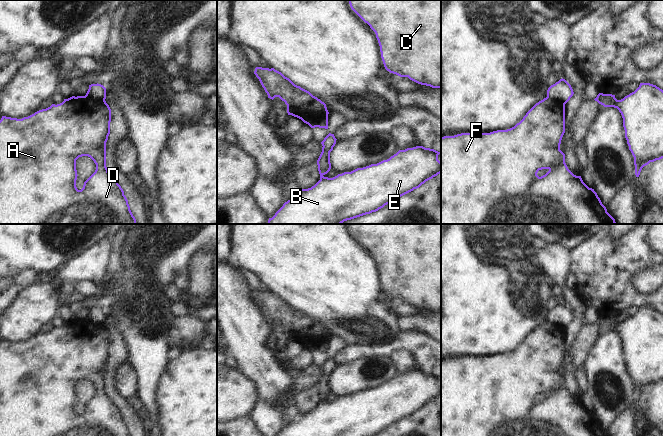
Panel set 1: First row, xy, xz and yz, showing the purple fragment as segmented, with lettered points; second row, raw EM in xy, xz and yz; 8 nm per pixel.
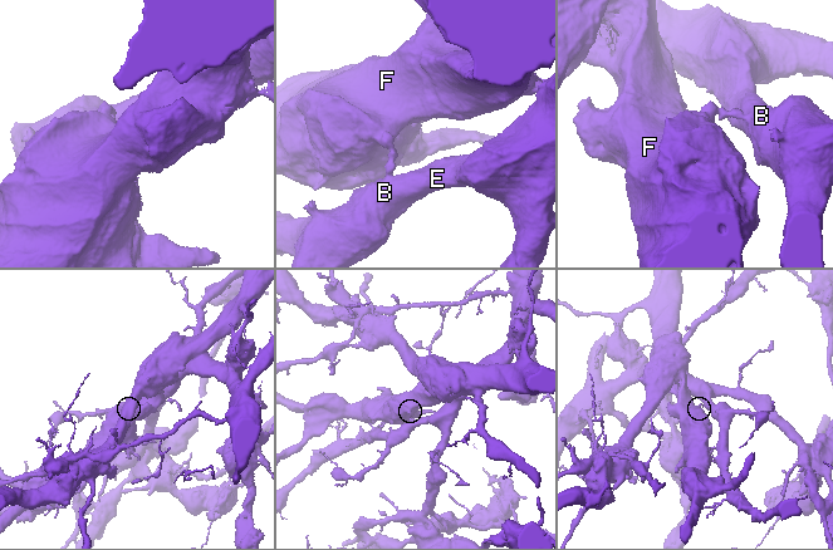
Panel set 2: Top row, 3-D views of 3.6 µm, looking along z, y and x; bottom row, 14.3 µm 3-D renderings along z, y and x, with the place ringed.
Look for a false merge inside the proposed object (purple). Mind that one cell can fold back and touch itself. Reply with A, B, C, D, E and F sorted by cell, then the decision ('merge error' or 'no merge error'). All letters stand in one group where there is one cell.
groups A C D F / B E; merge error

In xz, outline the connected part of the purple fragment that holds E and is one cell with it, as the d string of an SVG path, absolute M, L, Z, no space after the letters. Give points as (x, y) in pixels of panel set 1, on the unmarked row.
M329 357L321 366L322 376L317 384L320 404L311 412L298 412L277 436L376 436L441 397L441 386L438 384L440 376L416 370L399 374L377 388L328 402L324 399L331 393L330 376L336 364L334 358Z

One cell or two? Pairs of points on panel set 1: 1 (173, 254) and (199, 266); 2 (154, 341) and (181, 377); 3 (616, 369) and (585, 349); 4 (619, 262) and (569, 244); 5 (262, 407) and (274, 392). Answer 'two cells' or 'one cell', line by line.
1: two cells
2: two cells
3: two cells
4: two cells
5: two cells

